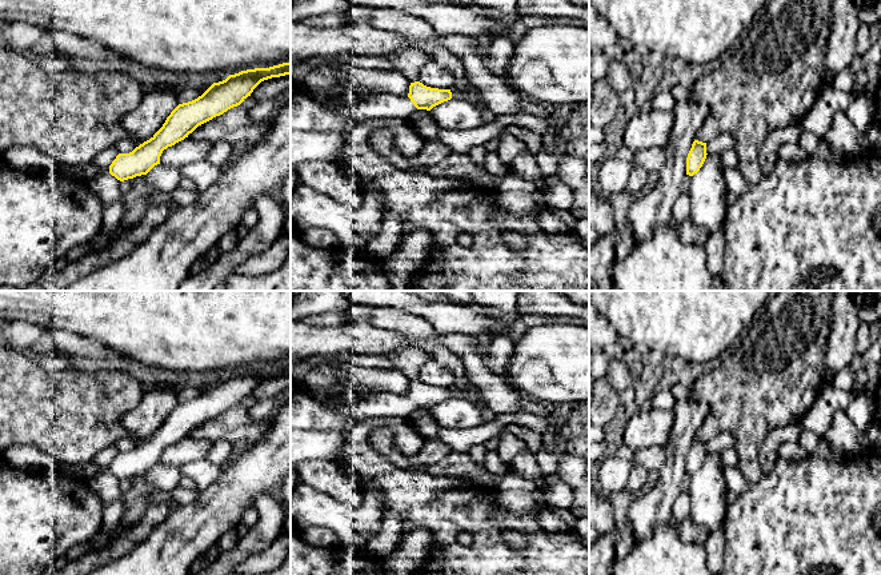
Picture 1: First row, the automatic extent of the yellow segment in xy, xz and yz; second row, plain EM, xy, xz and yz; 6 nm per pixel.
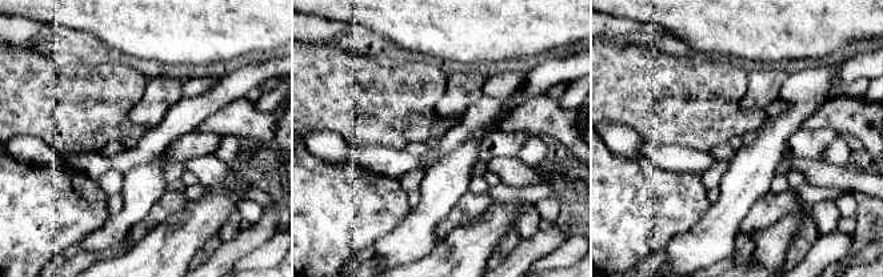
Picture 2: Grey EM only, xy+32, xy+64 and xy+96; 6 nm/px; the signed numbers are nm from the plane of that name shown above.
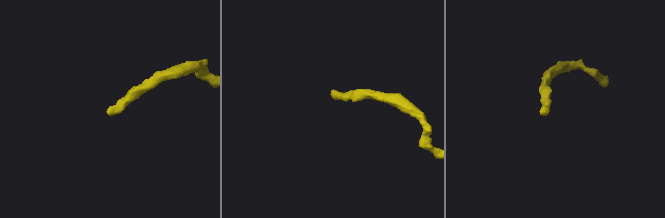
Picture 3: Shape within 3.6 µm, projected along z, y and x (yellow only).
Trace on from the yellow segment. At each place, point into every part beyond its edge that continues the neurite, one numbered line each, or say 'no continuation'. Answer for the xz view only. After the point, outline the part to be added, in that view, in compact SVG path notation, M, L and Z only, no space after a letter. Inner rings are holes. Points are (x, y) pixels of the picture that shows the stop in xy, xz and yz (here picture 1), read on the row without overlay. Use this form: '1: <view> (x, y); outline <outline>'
1: xz (375, 404); outline M372 392L352 403L352 418L401 416L408 418L417 407L408 395Z

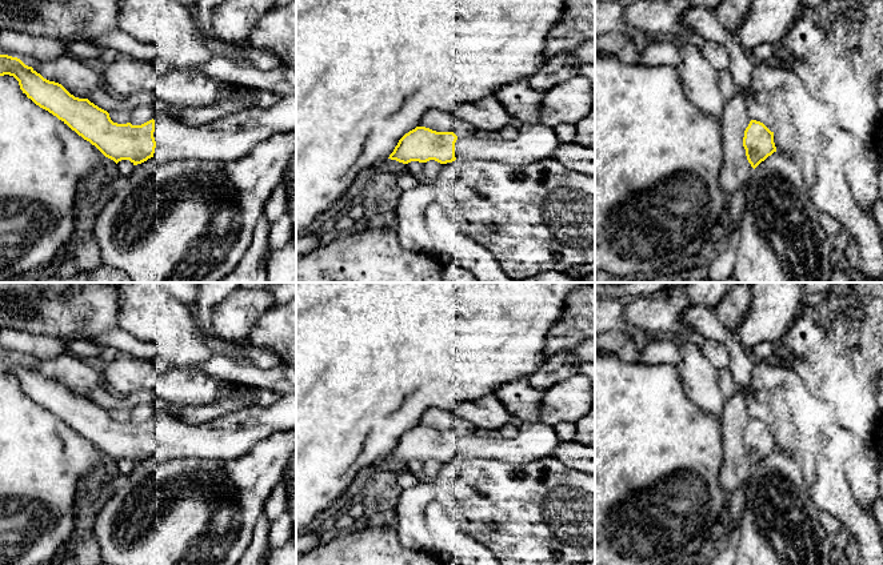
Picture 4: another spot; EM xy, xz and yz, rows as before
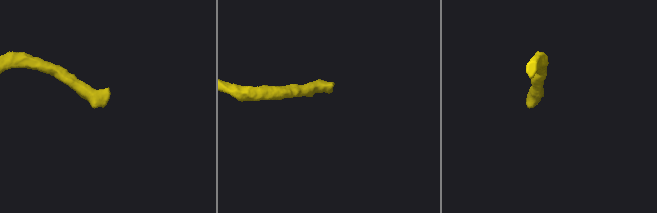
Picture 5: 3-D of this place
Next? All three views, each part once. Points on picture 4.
1: xy (232, 435); outline M296 392L281 396L273 405L247 406L199 425L177 421L161 409L153 418L157 461L188 457L231 461L261 440L296 428Z

